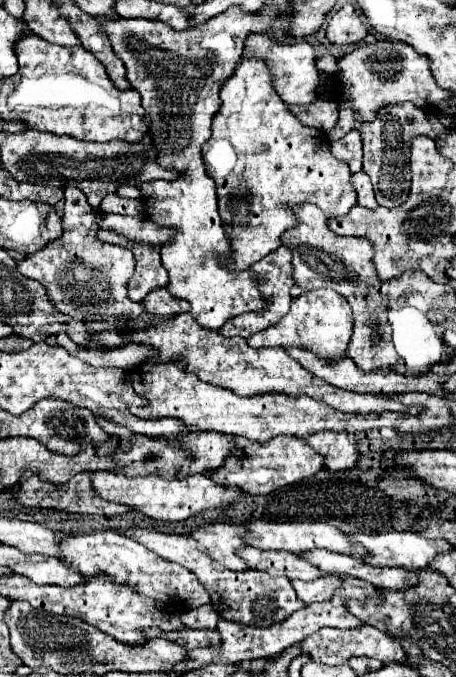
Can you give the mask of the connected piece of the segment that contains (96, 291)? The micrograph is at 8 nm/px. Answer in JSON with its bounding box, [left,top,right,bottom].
[17,186,145,320]

